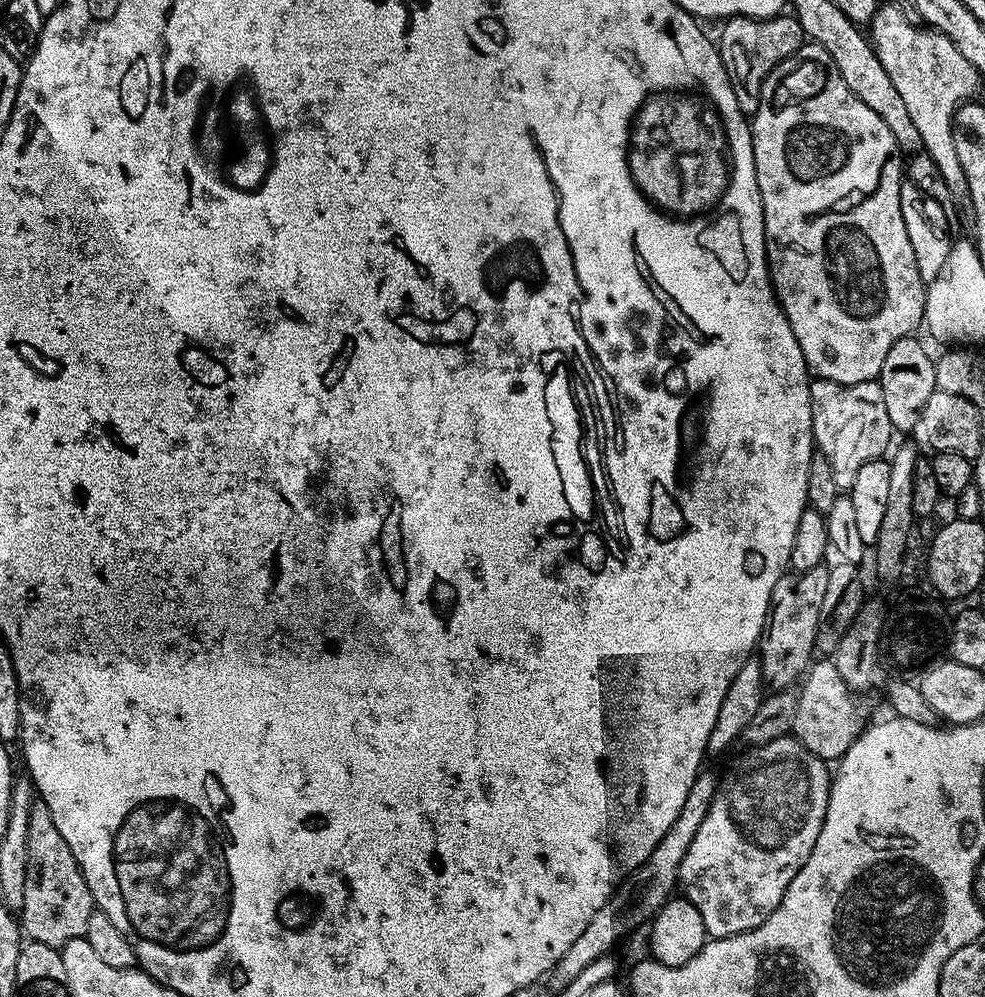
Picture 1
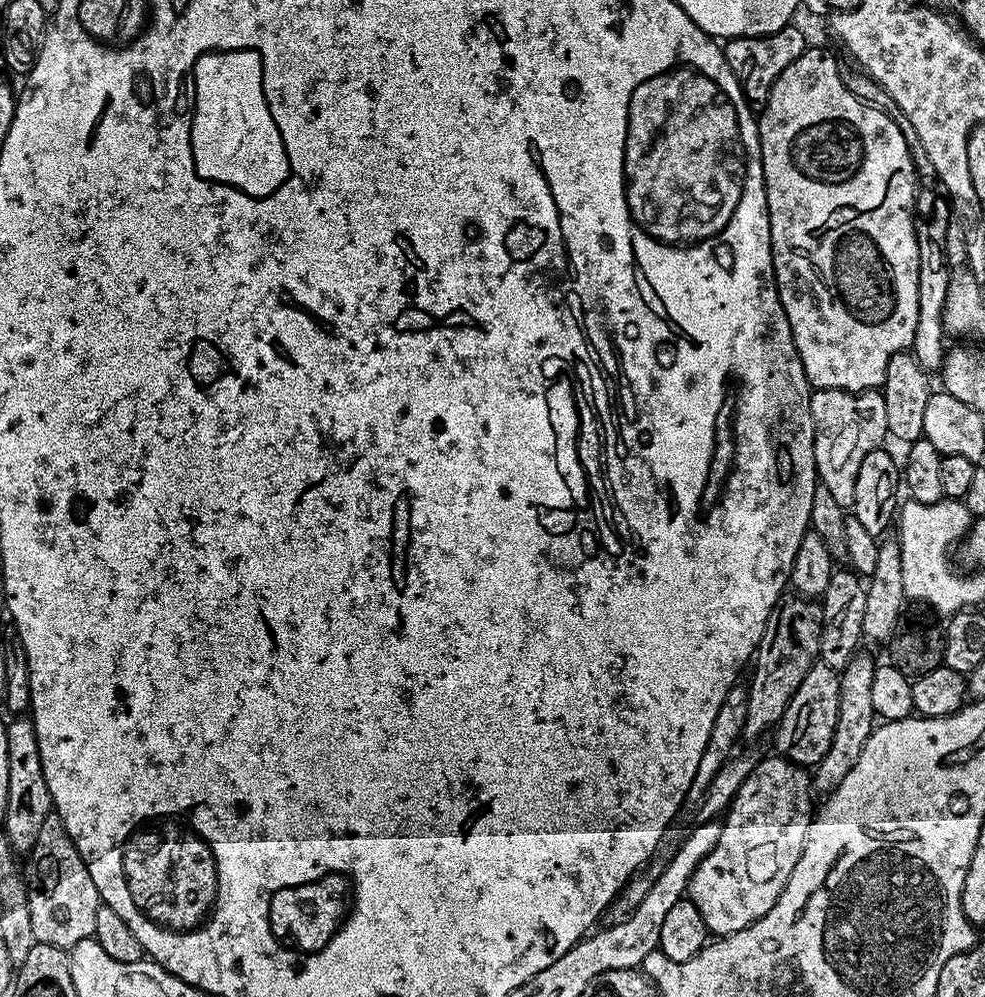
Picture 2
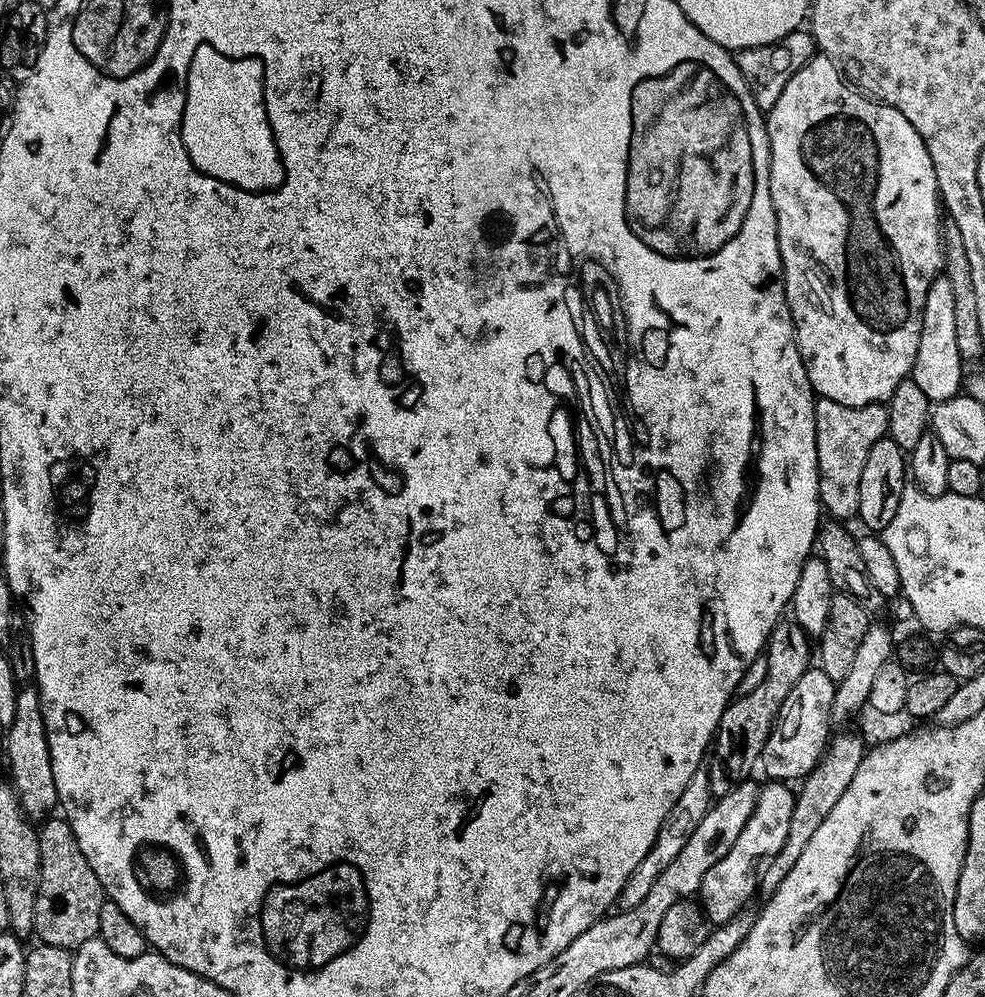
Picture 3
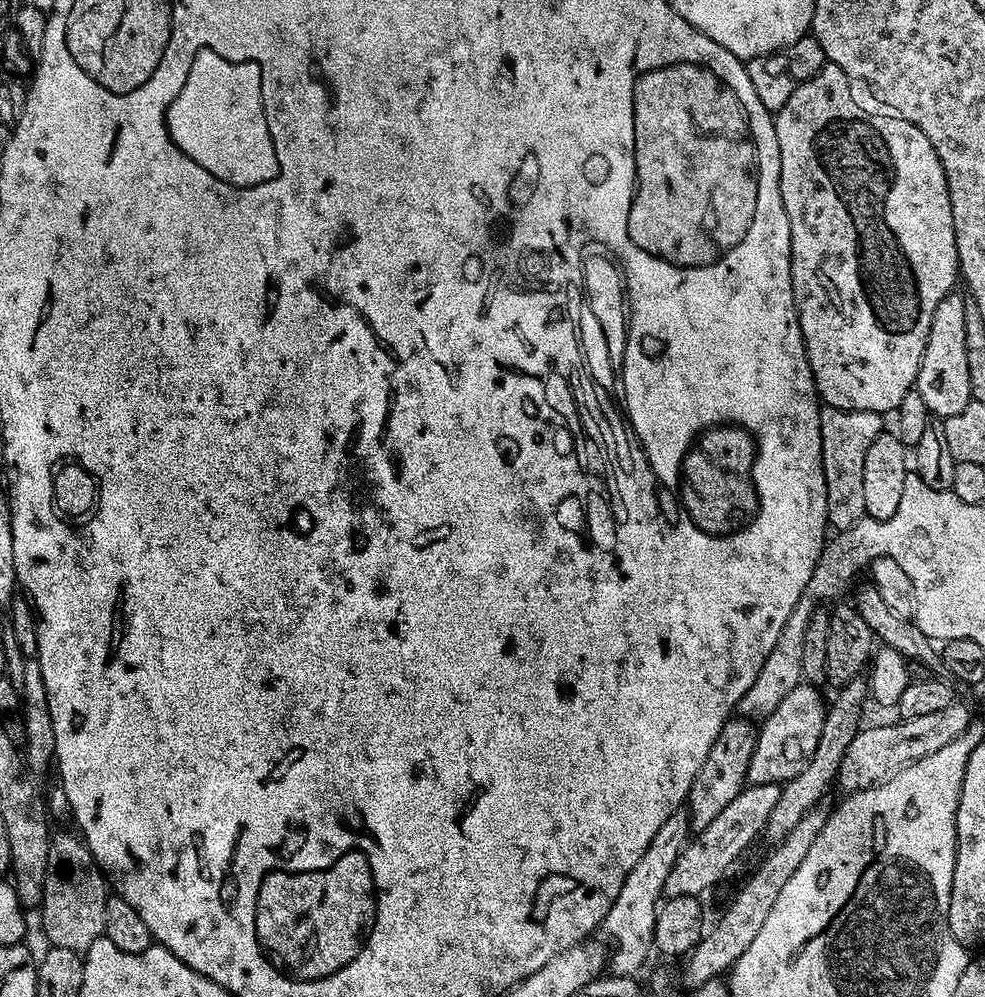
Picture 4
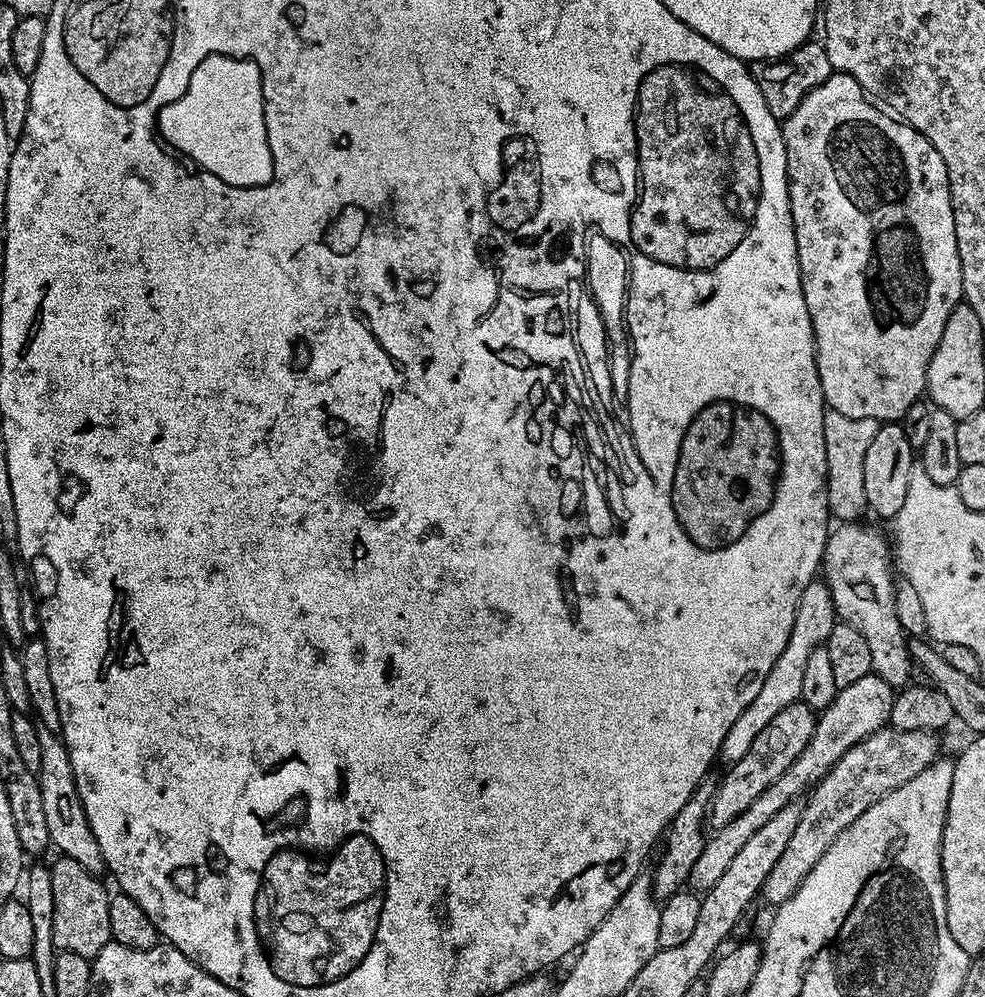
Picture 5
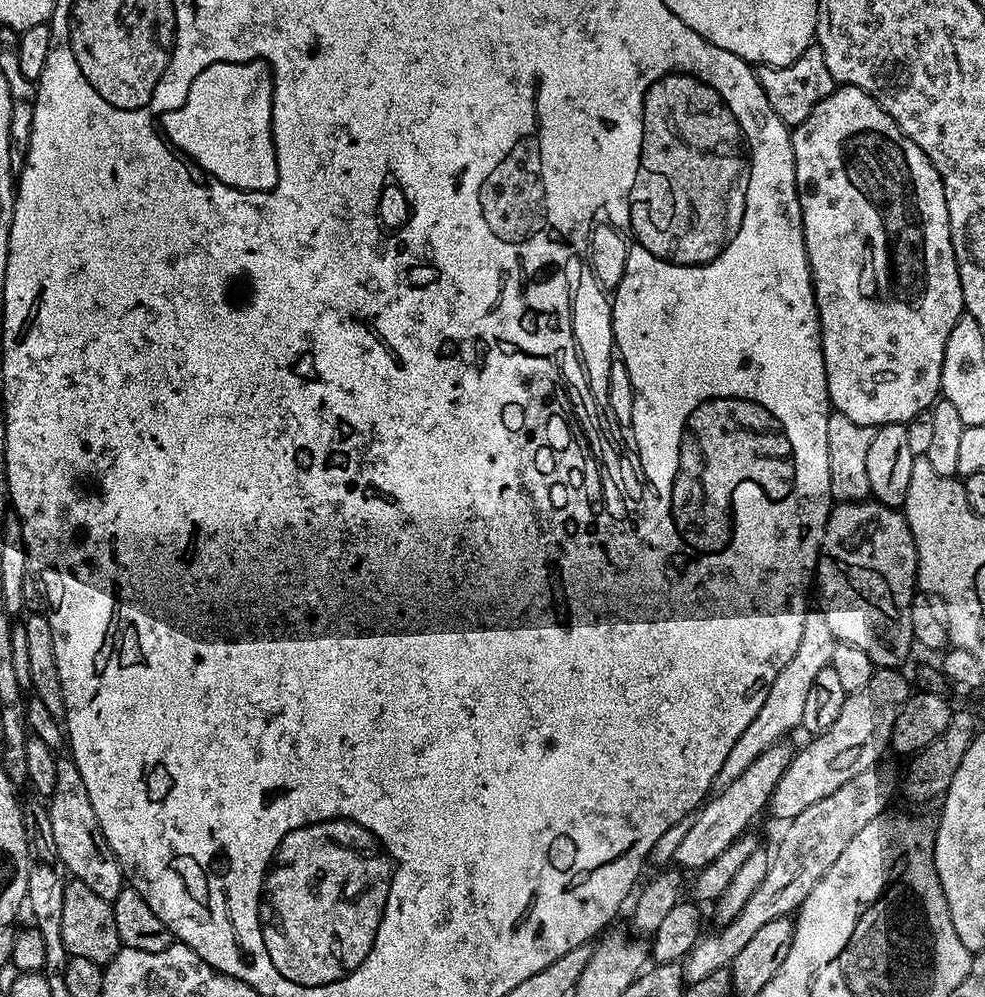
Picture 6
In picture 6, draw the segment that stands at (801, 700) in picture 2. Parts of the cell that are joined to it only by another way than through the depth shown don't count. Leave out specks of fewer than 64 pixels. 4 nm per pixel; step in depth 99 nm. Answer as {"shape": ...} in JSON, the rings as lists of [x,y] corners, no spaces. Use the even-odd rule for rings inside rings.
{"shape":[[[788,742],[770,746],[762,750],[762,754],[758,754],[758,758],[754,758],[754,762],[750,762],[750,766],[746,766],[746,770],[742,770],[742,774],[738,774],[738,778],[734,778],[730,786],[709,795],[689,823],[682,842],[678,842],[678,850],[674,850],[671,863],[680,870],[705,868],[707,864],[714,862],[714,858],[718,858],[718,854],[722,854],[722,850],[726,850],[726,846],[745,835],[751,829],[748,827],[751,826],[752,819],[767,809],[770,794],[774,794],[778,778],[786,774],[786,766],[790,766],[793,755],[794,748]]]}

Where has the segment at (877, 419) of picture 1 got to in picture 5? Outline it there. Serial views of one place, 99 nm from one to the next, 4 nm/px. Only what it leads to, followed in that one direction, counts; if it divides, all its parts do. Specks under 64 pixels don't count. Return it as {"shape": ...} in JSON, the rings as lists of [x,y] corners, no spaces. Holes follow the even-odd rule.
{"shape":[[[828,410],[824,414],[826,474],[828,475],[828,511],[840,522],[856,522],[868,512],[866,502],[866,450],[874,442],[881,421],[874,418],[846,418],[846,414]]]}

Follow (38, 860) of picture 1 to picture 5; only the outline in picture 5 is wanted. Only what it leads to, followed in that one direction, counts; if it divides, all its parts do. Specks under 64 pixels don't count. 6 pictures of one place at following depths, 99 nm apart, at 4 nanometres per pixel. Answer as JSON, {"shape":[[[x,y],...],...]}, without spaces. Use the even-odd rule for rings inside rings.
{"shape":[[[60,856],[56,861],[51,861],[52,881],[54,882],[54,946],[62,952],[70,954],[82,954],[93,957],[102,950],[102,946],[113,943],[110,930],[110,892],[104,889],[99,875],[82,870],[74,858]]]}

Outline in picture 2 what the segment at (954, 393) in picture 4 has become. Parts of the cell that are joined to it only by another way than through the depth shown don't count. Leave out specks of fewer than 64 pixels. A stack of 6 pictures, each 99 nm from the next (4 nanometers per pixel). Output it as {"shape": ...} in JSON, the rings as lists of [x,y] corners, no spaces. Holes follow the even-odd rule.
{"shape":[[[924,218],[917,219],[918,236],[918,330],[914,330],[911,353],[916,361],[929,370],[939,369],[944,362],[946,333],[943,324],[943,308],[946,306],[947,291],[950,287],[953,269],[948,267],[948,252],[936,241],[932,224]]]}

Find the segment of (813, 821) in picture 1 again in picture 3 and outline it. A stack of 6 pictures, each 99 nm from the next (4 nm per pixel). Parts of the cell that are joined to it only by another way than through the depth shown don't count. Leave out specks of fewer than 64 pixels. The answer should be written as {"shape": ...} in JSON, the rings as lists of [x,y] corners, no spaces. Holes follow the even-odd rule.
{"shape":[[[784,782],[765,783],[758,794],[754,814],[750,814],[746,826],[742,826],[742,834],[738,834],[738,842],[730,846],[726,858],[714,862],[714,866],[706,870],[706,878],[702,878],[698,893],[698,903],[713,925],[725,924],[749,907],[748,899],[758,892],[758,873],[762,865],[773,860],[782,850],[786,834],[790,831],[790,818],[794,815],[796,801],[796,792],[788,788],[791,787]]]}

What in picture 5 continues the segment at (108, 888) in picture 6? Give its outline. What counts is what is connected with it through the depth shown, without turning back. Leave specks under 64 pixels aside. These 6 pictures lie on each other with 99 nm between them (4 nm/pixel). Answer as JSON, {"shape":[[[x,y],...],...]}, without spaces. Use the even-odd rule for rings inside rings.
{"shape":[[[46,726],[40,728],[38,746],[42,746],[42,766],[35,774],[42,790],[42,814],[46,817],[46,830],[50,830],[49,845],[57,848],[60,856],[74,858],[82,870],[93,874],[103,873],[102,846],[98,846],[98,838],[94,838],[94,830],[90,830],[90,818],[86,818],[82,798],[78,798],[78,782],[74,782],[74,766],[70,766],[67,746],[57,733],[51,732]]]}

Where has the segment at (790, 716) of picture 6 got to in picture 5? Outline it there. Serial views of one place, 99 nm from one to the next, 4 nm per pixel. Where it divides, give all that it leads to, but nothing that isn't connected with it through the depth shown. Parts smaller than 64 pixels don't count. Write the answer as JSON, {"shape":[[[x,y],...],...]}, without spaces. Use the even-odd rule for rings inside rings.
{"shape":[[[823,579],[811,580],[802,590],[802,598],[798,602],[798,610],[794,614],[794,626],[790,630],[790,642],[786,642],[786,650],[778,654],[778,662],[774,662],[774,670],[766,674],[766,682],[762,682],[762,690],[758,690],[758,695],[742,714],[738,714],[738,722],[730,726],[726,738],[720,747],[719,759],[721,761],[735,762],[750,750],[750,745],[754,743],[754,738],[762,730],[762,726],[767,726],[770,721],[786,706],[797,703],[802,694],[802,678],[804,677],[806,661],[810,659],[810,654],[818,647],[827,645],[828,635],[834,623],[834,609],[832,607],[832,591]]]}

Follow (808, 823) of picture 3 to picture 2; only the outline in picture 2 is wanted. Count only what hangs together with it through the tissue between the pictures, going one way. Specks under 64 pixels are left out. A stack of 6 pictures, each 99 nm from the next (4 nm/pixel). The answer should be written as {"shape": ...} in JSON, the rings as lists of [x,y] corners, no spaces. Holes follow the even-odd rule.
{"shape":[[[865,650],[857,651],[850,662],[839,673],[840,693],[838,694],[838,718],[834,722],[834,738],[830,738],[830,750],[814,766],[811,773],[812,787],[817,793],[827,794],[842,786],[842,778],[854,770],[854,762],[862,754],[862,746],[870,738],[873,728],[877,727],[878,717],[874,710],[874,702],[870,699],[870,686],[874,683],[874,670],[877,661]]]}

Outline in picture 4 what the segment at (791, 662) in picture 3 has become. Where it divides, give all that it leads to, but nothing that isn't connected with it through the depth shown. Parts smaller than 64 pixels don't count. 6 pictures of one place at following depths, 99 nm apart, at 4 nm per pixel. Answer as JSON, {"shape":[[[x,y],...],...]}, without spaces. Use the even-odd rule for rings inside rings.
{"shape":[[[736,714],[724,723],[718,738],[714,738],[714,746],[710,746],[710,754],[706,754],[706,762],[702,762],[698,774],[694,774],[694,782],[688,791],[686,811],[693,833],[706,830],[706,826],[710,826],[710,822],[714,822],[714,818],[722,814],[722,809],[734,802],[746,787],[757,731],[757,725],[749,717]]]}

